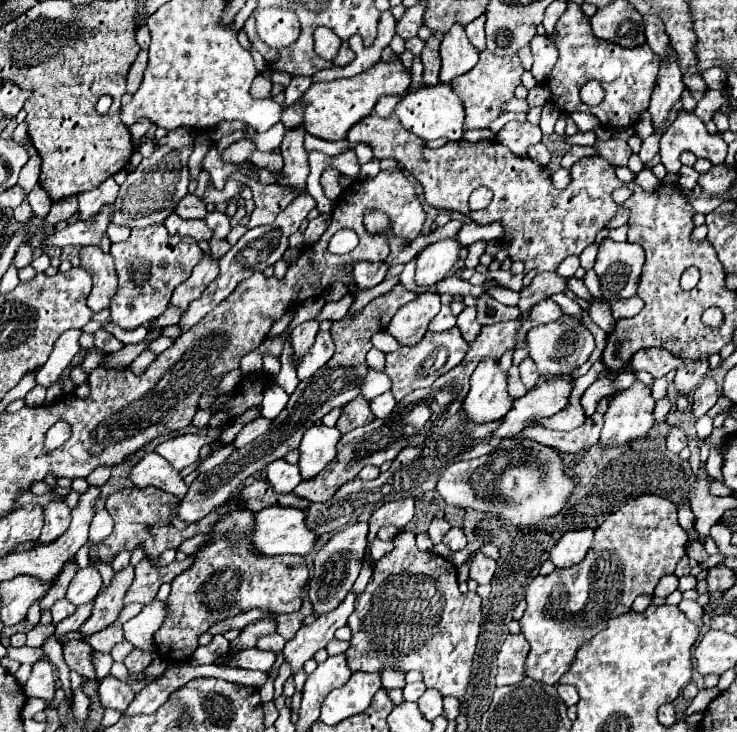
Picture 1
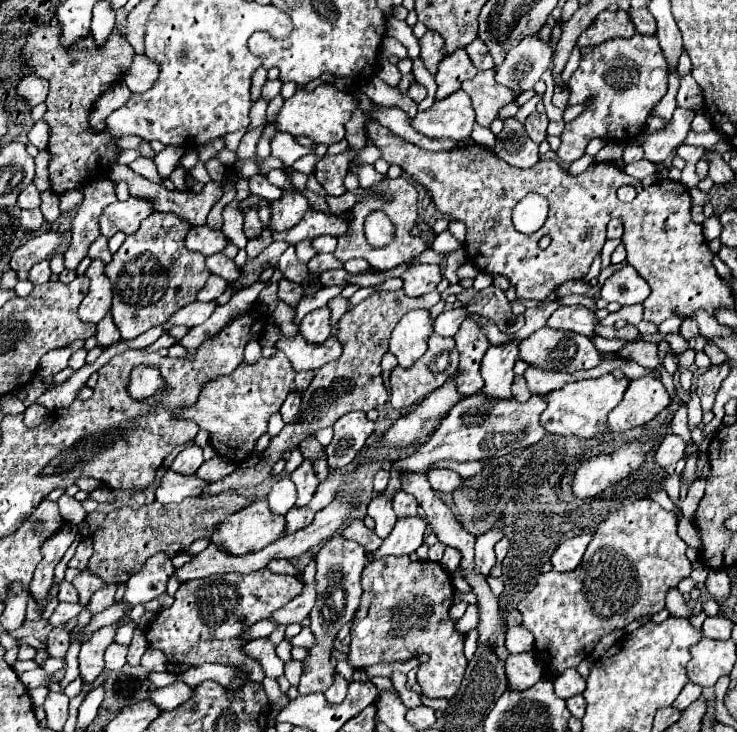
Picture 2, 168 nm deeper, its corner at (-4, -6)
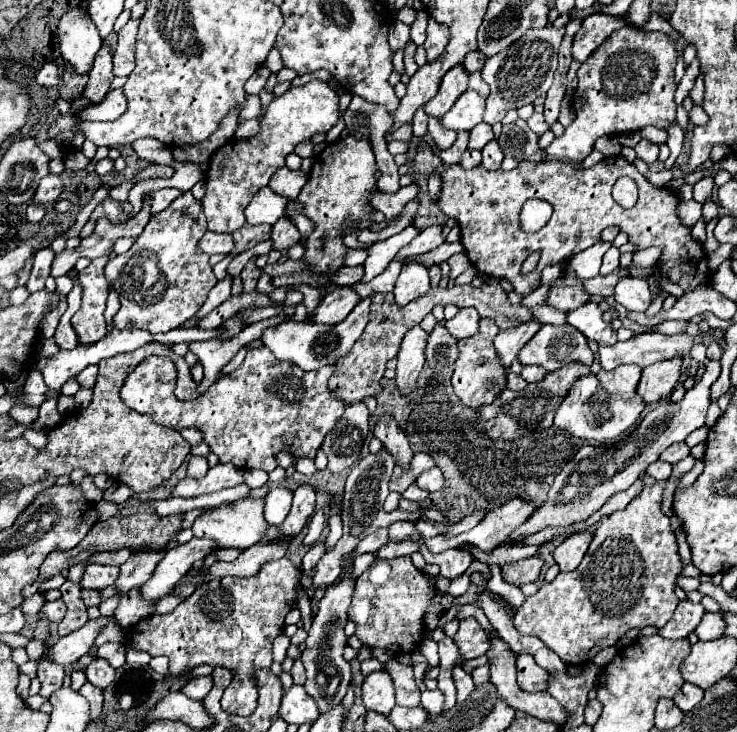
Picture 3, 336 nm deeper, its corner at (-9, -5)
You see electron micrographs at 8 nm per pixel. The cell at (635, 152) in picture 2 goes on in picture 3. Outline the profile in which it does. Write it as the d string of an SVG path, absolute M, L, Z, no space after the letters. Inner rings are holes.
M640 140L636 146L634 146L638 158L642 158L646 164L652 164L658 160L658 146L648 142L648 140Z

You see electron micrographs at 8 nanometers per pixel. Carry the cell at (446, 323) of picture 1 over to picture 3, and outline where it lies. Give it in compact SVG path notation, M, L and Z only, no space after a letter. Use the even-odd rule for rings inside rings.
M460 308L460 312L452 318L446 320L446 328L454 338L468 338L474 332L478 332L478 312L474 308Z

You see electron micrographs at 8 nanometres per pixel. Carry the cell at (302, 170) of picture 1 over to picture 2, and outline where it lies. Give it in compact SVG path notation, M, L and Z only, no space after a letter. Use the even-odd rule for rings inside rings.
M283 193L279 201L271 203L271 217L269 217L269 229L273 231L287 231L295 227L305 211L309 209L307 199L297 193Z

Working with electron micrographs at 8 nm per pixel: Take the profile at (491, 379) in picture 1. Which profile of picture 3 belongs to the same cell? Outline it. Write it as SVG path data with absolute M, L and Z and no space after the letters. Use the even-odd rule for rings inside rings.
M530 320L518 328L510 328L506 332L498 332L498 336L494 338L494 348L498 354L500 364L504 366L504 370L508 370L512 366L514 360L518 360L518 352L526 346L526 342L538 332L542 324L536 320Z

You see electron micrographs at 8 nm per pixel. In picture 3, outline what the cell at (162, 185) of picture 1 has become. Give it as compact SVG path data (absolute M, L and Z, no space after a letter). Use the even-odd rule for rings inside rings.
M106 198L102 202L104 206L104 212L106 212L106 218L112 222L112 224L124 224L126 220L130 220L130 214L124 212L124 204L122 202L116 202L112 198Z

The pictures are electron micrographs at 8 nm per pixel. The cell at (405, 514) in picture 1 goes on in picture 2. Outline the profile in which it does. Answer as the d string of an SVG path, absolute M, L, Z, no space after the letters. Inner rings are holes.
M397 493L397 497L393 497L393 509L399 517L403 515L417 515L417 499L413 495L407 495L407 493Z

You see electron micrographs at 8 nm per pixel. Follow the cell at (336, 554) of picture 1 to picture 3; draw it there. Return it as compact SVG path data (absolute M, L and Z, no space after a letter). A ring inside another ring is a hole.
M352 554L342 556L340 560L340 568L344 572L344 576L336 582L330 584L320 600L320 610L312 620L312 628L308 632L306 638L306 648L304 654L300 656L304 668L306 668L306 692L310 696L314 696L314 700L318 700L318 708L320 712L326 712L326 708L330 708L330 704L338 704L338 700L344 698L346 694L346 686L350 684L350 664L344 662L342 652L346 646L346 634L344 634L344 626L348 622L348 608L352 602L352 594L356 588L356 578L354 578L354 564L350 562Z

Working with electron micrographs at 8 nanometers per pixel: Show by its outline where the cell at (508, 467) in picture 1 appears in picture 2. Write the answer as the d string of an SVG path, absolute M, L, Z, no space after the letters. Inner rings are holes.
M433 469L427 473L427 477L431 487L439 493L453 493L463 485L463 479L455 471L447 471L447 469Z

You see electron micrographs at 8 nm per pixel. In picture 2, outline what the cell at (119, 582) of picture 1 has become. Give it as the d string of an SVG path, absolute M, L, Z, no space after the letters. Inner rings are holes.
M117 625L111 627L103 627L97 633L93 633L93 637L81 645L81 653L79 653L79 669L81 669L81 679L85 683L93 683L101 671L103 671L103 653L107 649L109 643L113 643L113 637L117 633Z

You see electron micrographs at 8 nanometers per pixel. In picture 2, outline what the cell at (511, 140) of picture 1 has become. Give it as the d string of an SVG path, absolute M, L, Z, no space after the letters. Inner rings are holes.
M533 111L527 119L525 119L525 131L527 135L535 141L535 143L541 143L547 135L547 115L545 113L537 113Z

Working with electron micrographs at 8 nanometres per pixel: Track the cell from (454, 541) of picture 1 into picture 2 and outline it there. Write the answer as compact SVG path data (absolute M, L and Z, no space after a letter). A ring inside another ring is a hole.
M445 547L443 559L439 563L445 565L445 569L449 569L449 575L453 575L459 567L459 561L461 561L461 553L457 553L457 549L453 549L453 547Z

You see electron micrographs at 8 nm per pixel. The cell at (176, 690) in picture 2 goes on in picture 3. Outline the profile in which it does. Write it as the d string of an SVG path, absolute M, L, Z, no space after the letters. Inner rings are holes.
M198 676L198 678L188 680L180 688L180 692L186 694L188 698L192 698L192 700L202 700L210 692L210 688L212 688L212 676Z

